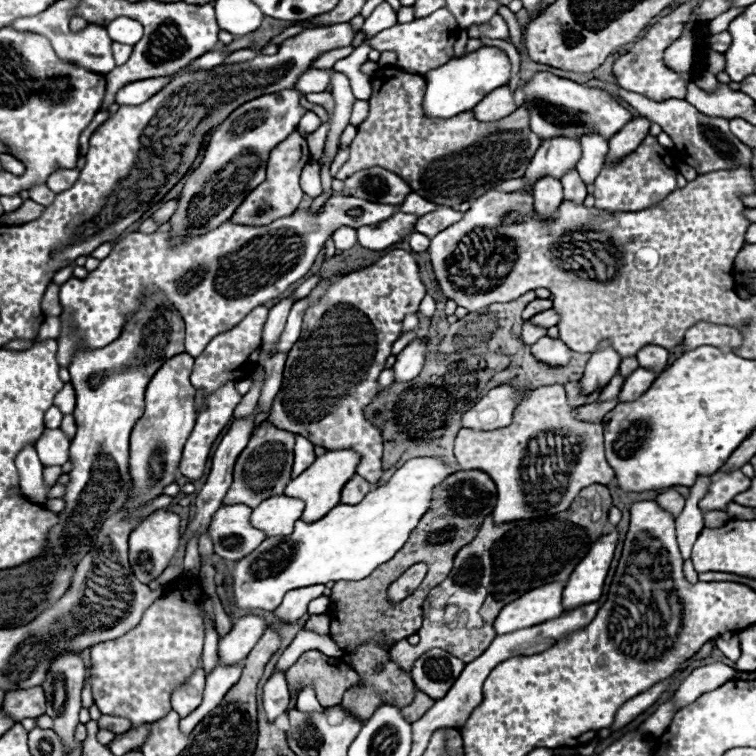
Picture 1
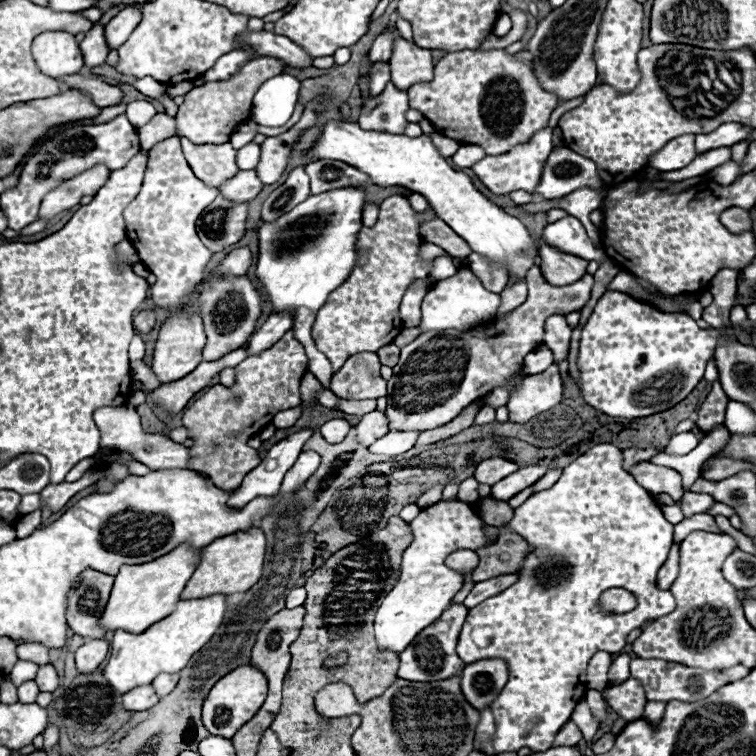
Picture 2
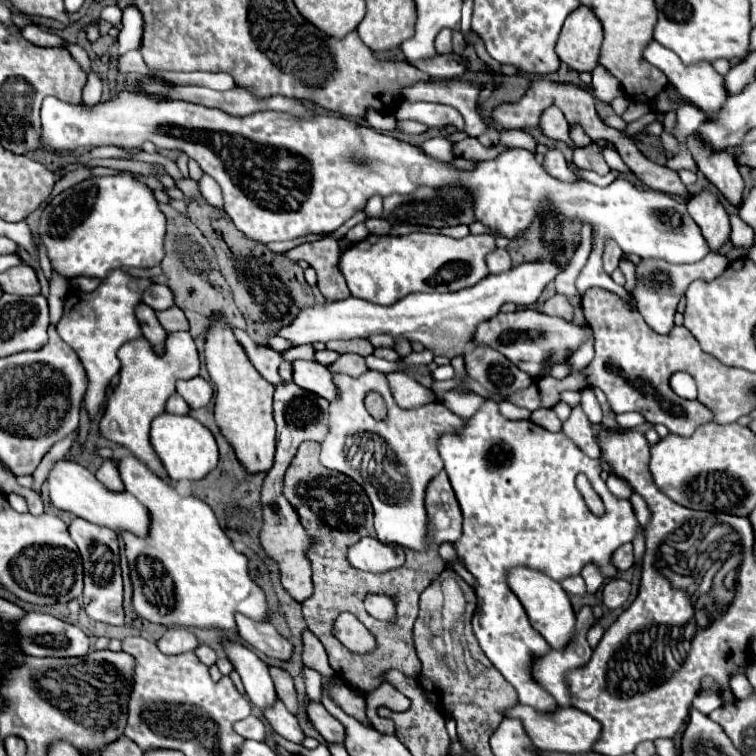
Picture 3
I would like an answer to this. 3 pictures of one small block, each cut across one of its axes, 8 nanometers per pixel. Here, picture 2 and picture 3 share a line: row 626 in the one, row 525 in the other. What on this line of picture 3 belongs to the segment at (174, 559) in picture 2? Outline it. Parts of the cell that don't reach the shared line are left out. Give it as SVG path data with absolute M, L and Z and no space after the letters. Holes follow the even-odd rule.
M72 460L54 462L54 466L50 468L50 472L46 476L46 482L50 488L50 500L60 510L66 510L78 518L84 518L84 520L100 524L100 526L110 526L116 532L130 530L138 536L144 536L148 532L148 526L150 526L148 510L136 498L132 498L132 494L128 494L128 492L116 494L116 492L106 490L96 480L96 476L92 472L88 472L84 466L80 466L78 462L72 462Z

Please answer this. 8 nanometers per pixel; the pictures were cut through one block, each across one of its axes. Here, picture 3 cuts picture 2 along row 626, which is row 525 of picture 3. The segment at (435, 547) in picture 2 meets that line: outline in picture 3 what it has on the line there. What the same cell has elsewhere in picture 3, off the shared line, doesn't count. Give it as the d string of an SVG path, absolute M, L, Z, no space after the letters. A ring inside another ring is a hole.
M366 370L360 376L332 372L332 382L338 388L338 398L328 408L328 434L320 444L322 466L338 470L362 484L374 508L374 528L380 542L400 544L410 550L428 550L424 492L430 478L444 468L436 440L440 434L460 428L464 418L452 414L440 402L402 410L392 398L386 374L378 370ZM370 390L380 392L388 406L384 420L374 420L364 408L364 396Z

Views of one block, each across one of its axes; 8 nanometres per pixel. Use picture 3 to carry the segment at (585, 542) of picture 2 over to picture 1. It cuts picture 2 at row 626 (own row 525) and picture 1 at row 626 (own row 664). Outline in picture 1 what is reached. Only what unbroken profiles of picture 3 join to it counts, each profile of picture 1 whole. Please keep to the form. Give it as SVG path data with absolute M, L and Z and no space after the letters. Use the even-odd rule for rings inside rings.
M564 582L544 584L542 588L526 592L520 600L506 604L506 608L502 608L498 618L494 620L496 634L508 634L558 618L564 612L562 590Z

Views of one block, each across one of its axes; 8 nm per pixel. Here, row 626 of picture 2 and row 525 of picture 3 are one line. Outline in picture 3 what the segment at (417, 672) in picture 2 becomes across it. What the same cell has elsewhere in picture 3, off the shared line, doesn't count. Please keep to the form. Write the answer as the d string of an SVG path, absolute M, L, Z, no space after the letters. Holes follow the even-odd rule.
M444 470L426 486L424 506L432 544L440 546L444 542L456 542L462 534L462 512Z

